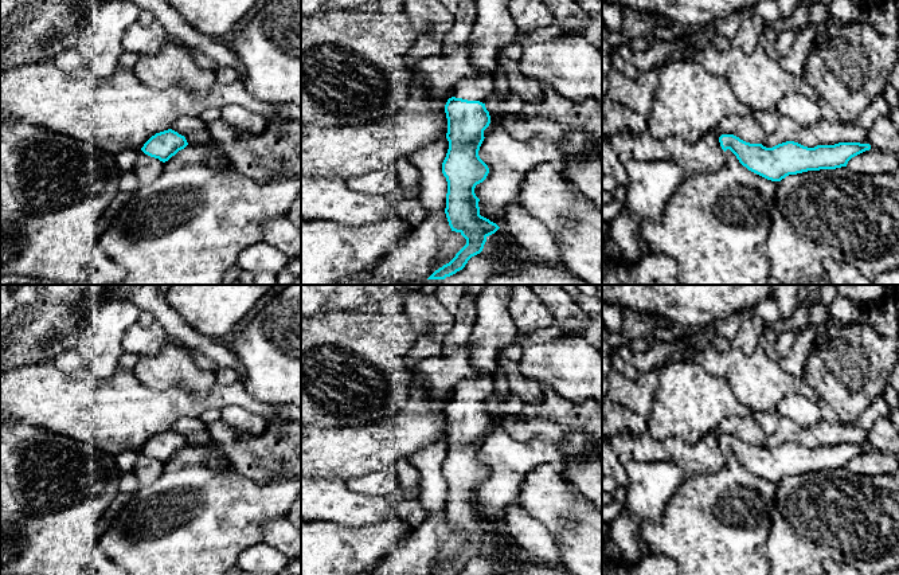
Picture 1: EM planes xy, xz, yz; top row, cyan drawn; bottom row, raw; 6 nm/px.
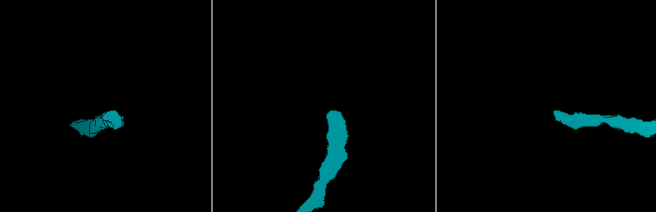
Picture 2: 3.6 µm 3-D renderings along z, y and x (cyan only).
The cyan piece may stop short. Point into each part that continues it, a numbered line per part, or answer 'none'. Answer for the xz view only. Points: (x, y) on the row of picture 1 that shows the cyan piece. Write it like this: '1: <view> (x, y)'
1: xz (493, 28)

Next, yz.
1: yz (706, 156)

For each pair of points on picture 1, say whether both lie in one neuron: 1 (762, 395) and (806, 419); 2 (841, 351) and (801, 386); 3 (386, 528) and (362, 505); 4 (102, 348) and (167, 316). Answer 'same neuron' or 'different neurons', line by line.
1: different neurons
2: different neurons
3: different neurons
4: different neurons

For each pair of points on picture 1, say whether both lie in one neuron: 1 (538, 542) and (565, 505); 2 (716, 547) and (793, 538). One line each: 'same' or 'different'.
1: different
2: different

